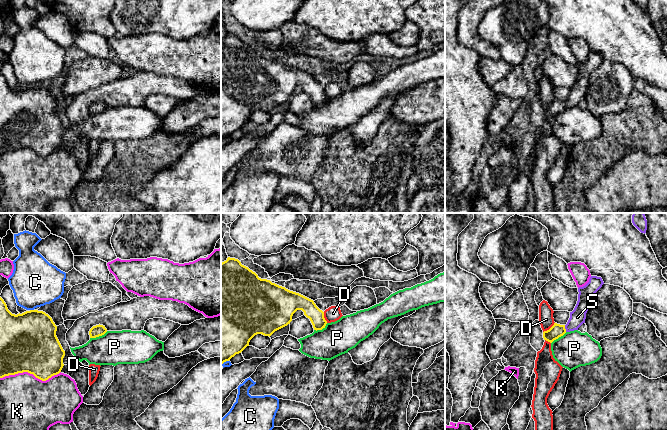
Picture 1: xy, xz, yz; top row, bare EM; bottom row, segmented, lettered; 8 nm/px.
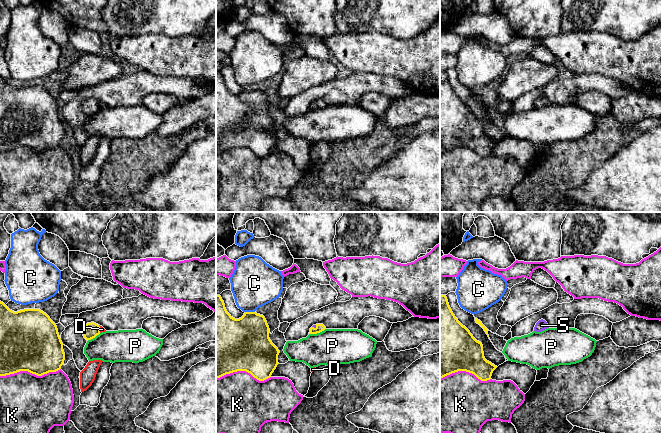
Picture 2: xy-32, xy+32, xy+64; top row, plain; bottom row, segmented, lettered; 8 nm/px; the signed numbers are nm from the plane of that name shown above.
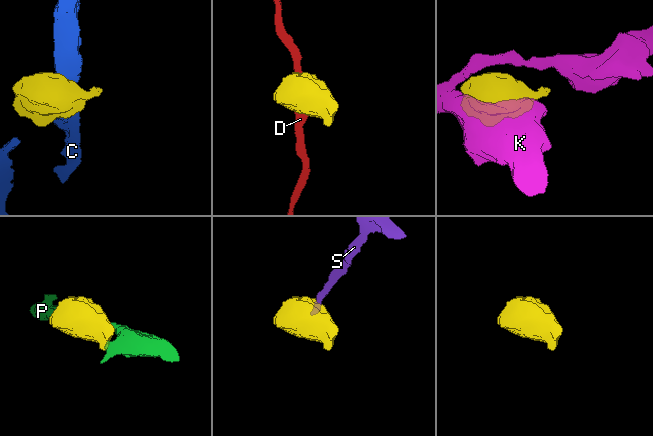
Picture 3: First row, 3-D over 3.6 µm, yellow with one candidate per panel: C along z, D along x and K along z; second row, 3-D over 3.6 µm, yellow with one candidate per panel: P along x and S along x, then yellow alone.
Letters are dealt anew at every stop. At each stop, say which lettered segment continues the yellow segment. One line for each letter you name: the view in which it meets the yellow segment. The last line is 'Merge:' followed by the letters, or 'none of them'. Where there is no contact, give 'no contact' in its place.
S: contact in yz
Merge: S

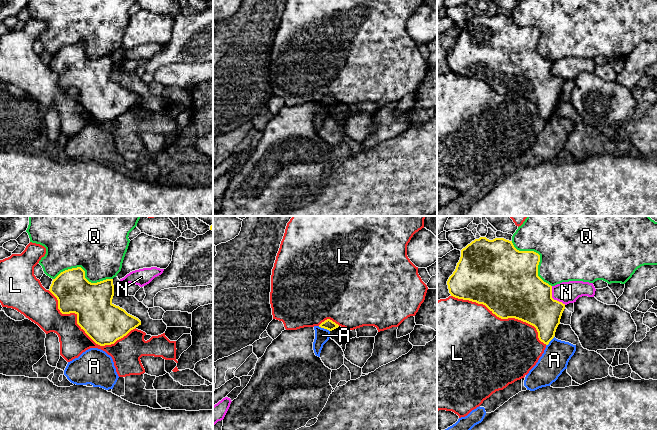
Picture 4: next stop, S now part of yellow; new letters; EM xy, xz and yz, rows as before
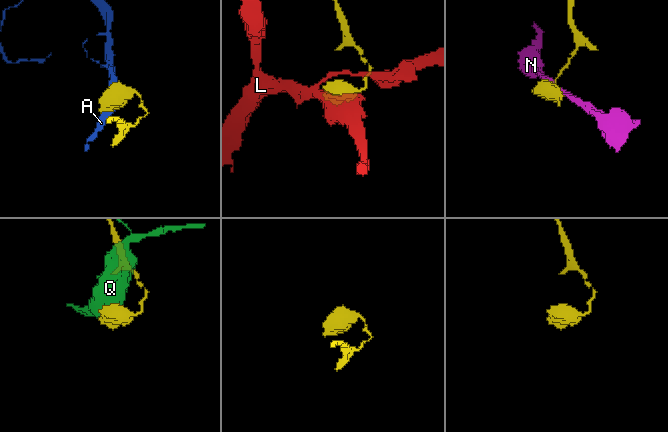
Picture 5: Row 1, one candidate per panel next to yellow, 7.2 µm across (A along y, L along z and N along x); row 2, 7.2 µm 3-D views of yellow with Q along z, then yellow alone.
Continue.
Merge: none of them

